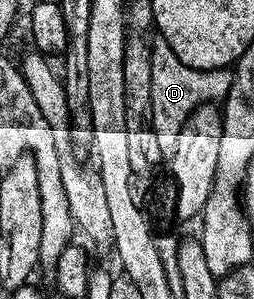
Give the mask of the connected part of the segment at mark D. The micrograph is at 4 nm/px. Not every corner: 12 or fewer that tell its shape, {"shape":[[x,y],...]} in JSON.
{"shape":[[151,44],[151,128],[172,155],[200,105],[224,102],[229,69],[187,67]]}

